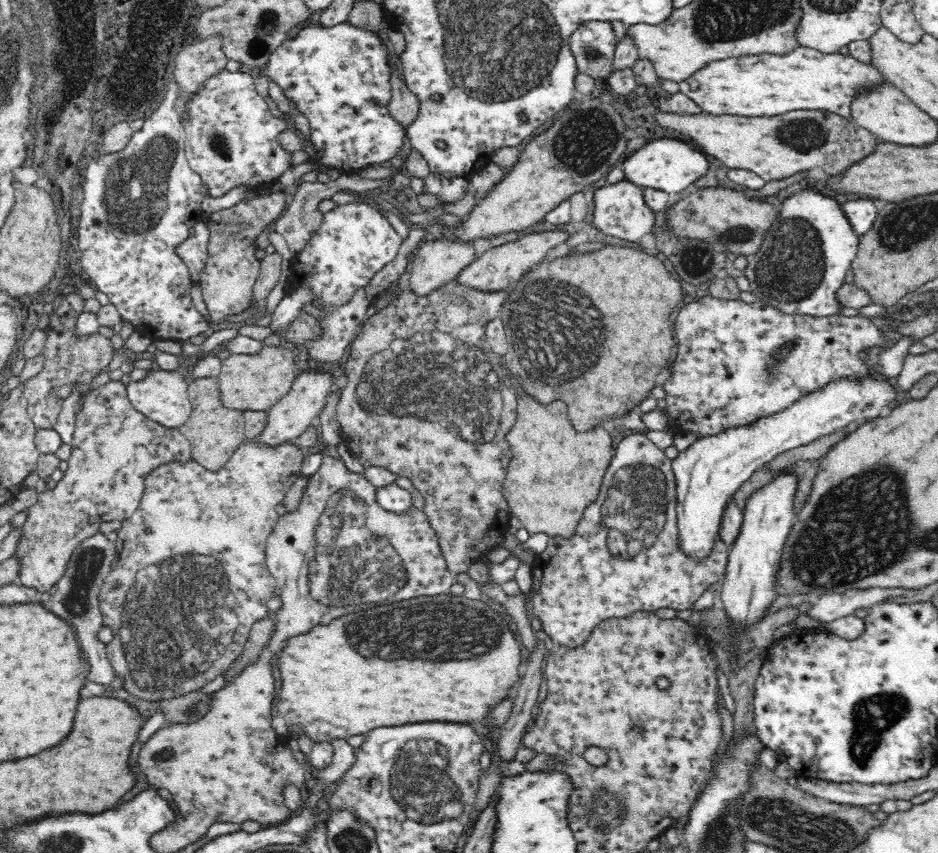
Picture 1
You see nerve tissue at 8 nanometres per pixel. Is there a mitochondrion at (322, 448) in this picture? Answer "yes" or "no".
no

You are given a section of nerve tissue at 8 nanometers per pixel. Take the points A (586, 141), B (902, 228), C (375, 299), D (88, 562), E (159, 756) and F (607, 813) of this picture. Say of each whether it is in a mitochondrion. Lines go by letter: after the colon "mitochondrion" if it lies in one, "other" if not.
A: mitochondrion
B: mitochondrion
C: other
D: mitochondrion
E: mitochondrion
F: mitochondrion

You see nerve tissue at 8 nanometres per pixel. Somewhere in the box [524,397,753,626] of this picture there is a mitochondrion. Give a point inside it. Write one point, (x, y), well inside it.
(629, 520)

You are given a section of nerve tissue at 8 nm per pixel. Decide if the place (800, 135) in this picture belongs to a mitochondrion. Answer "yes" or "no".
yes

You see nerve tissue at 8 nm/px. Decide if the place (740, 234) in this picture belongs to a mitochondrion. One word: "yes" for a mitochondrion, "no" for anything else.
yes

